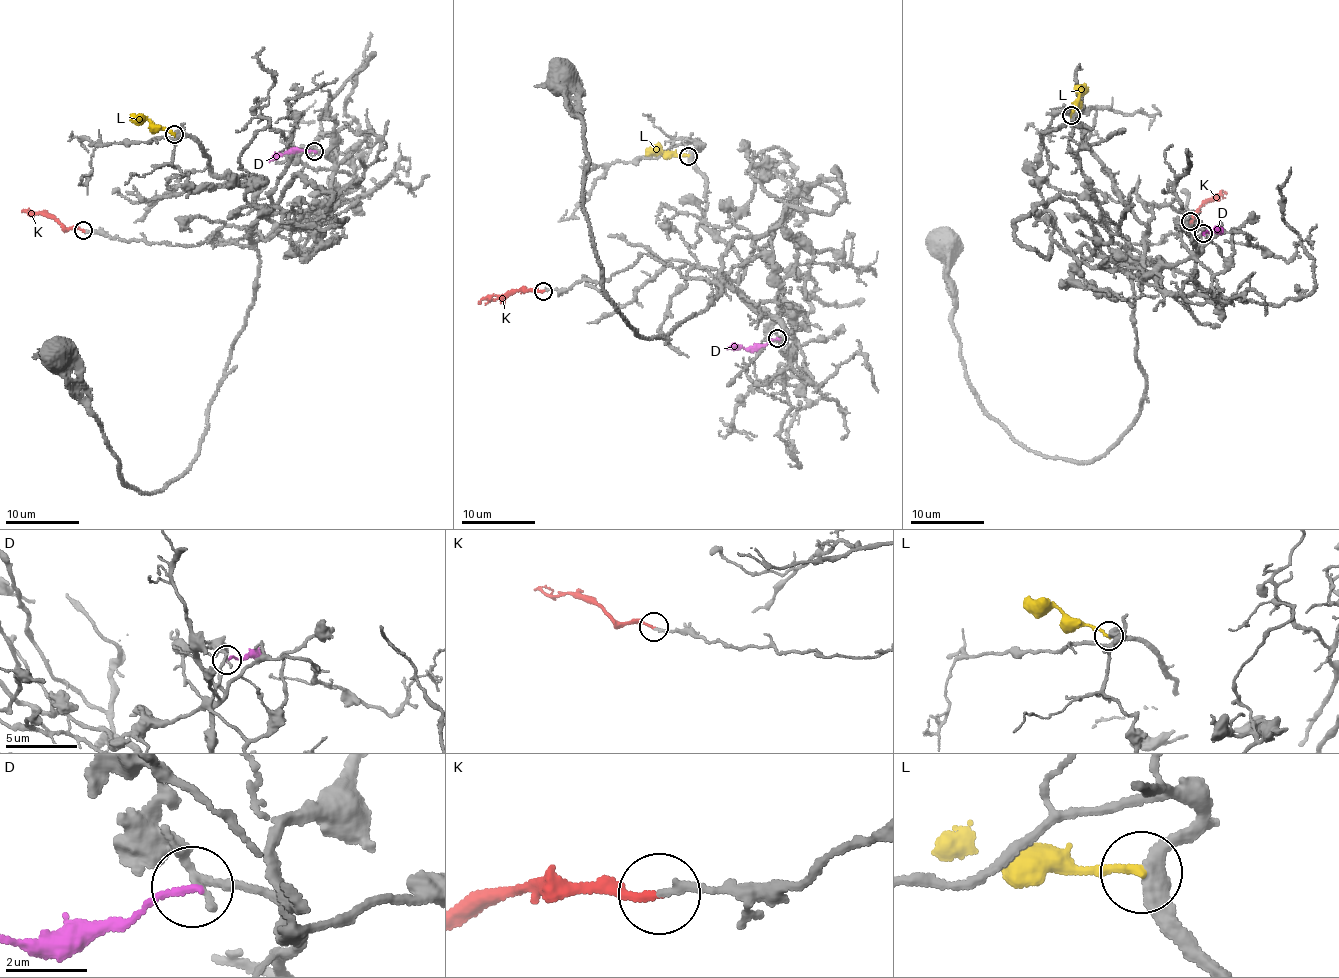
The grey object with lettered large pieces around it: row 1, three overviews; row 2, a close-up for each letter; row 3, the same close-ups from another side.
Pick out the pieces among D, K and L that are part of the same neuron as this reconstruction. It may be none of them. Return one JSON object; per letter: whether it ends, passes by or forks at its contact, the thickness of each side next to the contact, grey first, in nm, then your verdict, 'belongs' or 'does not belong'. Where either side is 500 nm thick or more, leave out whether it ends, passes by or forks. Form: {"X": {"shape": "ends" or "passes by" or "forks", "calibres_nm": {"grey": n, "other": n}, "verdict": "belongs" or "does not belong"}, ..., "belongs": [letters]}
{"D": {"shape": "ends", "calibres_nm": {"grey": 190, "other": 150}, "verdict": "does not belong"}, "K": {"shape": "ends", "calibres_nm": {"grey": 190, "other": 160}, "verdict": "belongs"}, "L": {"shape": "ends", "calibres_nm": {"grey": 420, "other": 200}, "verdict": "does not belong"}, "belongs": ["K"]}

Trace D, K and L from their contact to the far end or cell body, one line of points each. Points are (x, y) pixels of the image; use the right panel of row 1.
D: (1202, 233), (1221, 228), (1220, 233)
K: (1190, 221), (1205, 201), (1215, 194), (1226, 193)
L: (1070, 115), (1082, 88)

